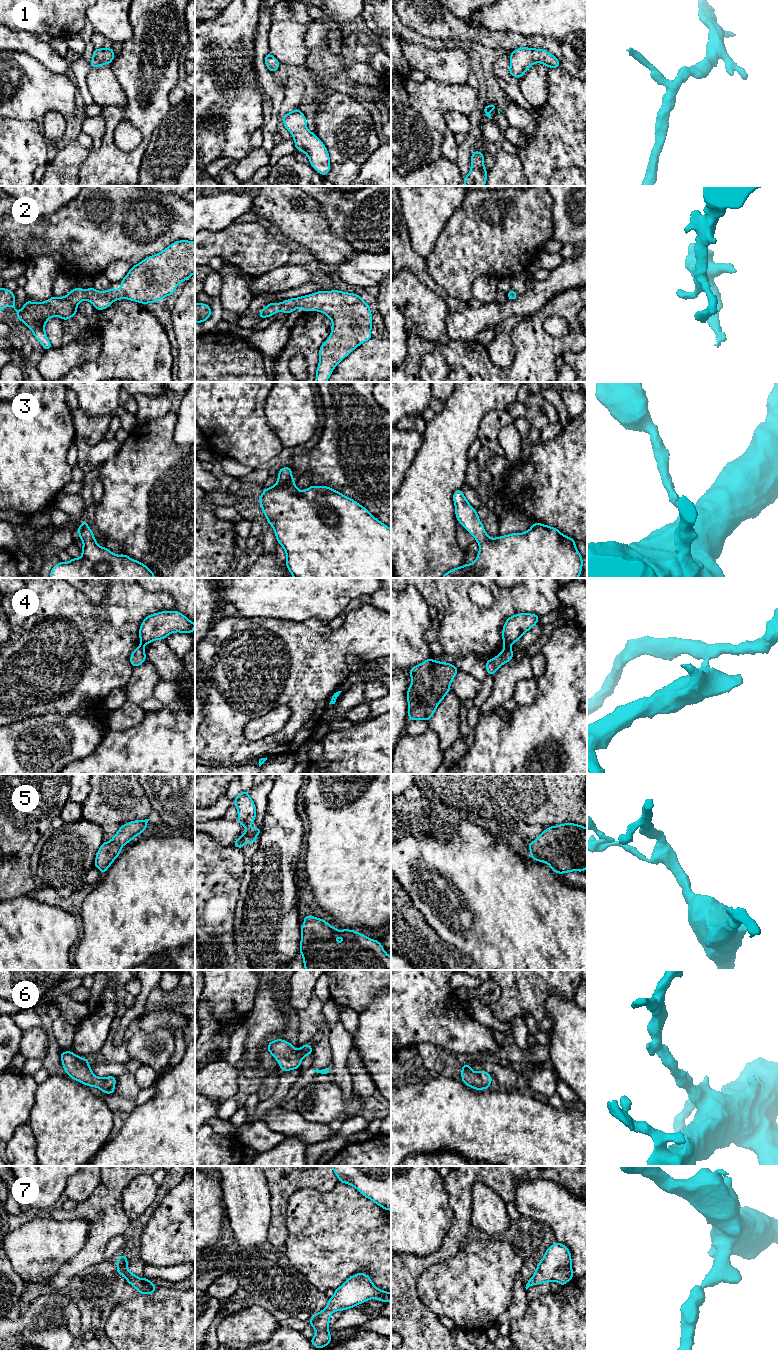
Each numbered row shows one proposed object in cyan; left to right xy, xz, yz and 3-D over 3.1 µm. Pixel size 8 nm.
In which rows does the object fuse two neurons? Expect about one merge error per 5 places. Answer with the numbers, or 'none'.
4

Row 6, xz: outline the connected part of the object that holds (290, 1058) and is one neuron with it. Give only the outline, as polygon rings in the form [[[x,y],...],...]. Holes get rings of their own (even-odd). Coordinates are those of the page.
[[[282,1039],[269,1042],[267,1051],[271,1053],[281,1070],[285,1072],[299,1069],[302,1059],[313,1053],[310,1044],[304,1044],[299,1050],[296,1050],[291,1043]]]

